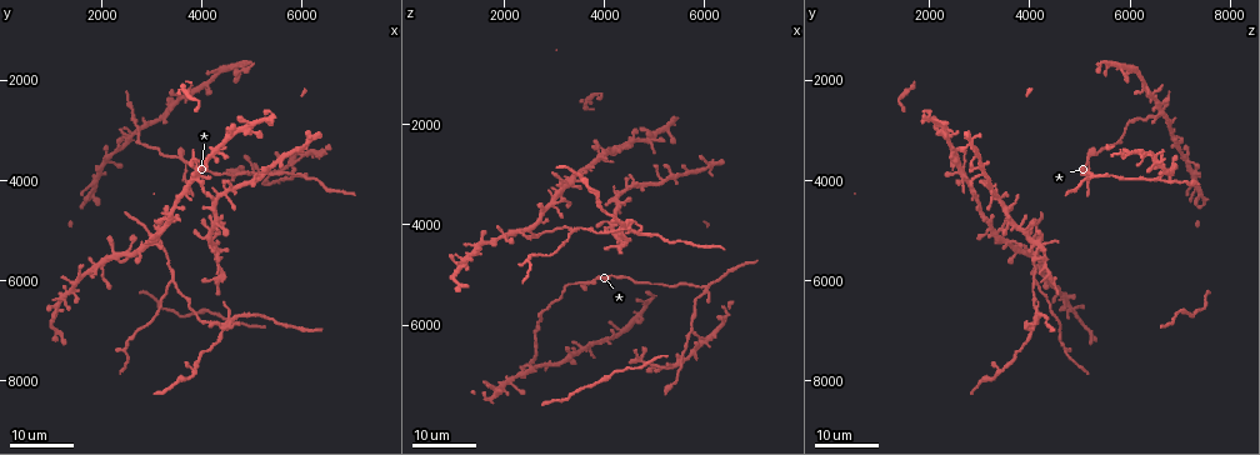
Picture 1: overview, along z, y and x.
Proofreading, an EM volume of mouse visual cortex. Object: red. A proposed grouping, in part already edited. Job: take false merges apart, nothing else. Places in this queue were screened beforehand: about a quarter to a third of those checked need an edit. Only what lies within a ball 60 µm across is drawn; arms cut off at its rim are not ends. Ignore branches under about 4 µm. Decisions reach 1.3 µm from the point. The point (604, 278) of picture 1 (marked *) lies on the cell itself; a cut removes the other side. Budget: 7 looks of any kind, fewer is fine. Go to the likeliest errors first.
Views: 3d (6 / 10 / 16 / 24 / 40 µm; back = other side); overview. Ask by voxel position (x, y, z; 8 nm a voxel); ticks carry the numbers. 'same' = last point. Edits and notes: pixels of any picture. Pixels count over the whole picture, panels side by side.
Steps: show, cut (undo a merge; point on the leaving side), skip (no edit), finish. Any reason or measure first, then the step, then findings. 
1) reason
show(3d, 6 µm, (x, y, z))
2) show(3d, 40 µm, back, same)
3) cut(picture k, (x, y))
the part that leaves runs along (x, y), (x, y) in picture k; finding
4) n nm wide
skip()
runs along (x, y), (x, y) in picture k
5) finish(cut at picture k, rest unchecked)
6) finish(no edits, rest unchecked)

four arms meet
show(3d, 16 µm, (6000, 3900, 5250))

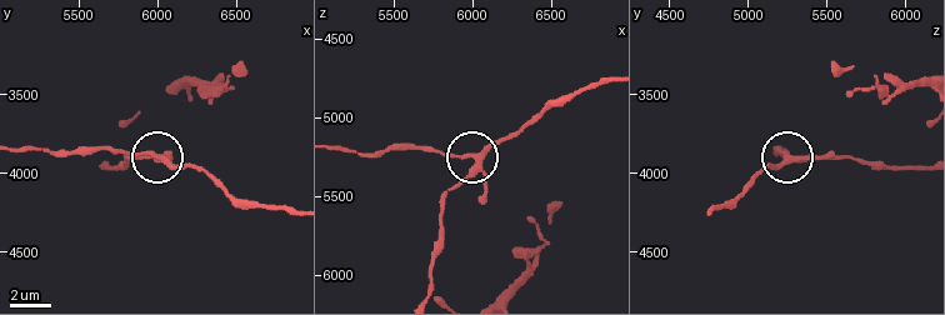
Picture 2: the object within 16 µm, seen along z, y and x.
show(3d, 10 µm, (6060, 3940, 5240))

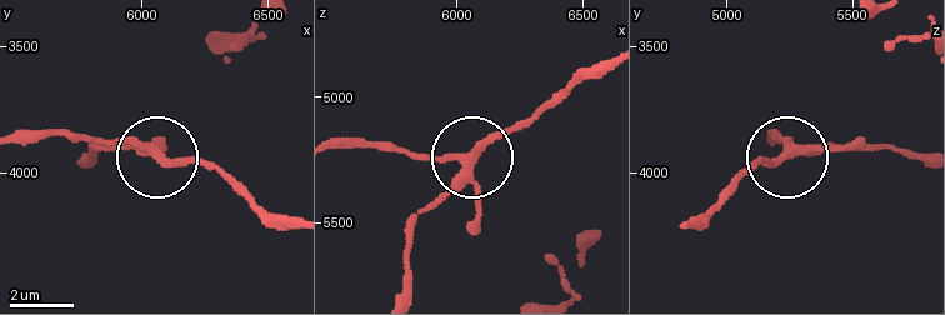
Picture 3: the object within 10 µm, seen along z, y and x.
4 arms
skip()
continuous, no second cell

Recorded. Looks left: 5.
branch point
show(3d, 24 µm, (3700, 3600, 5150))

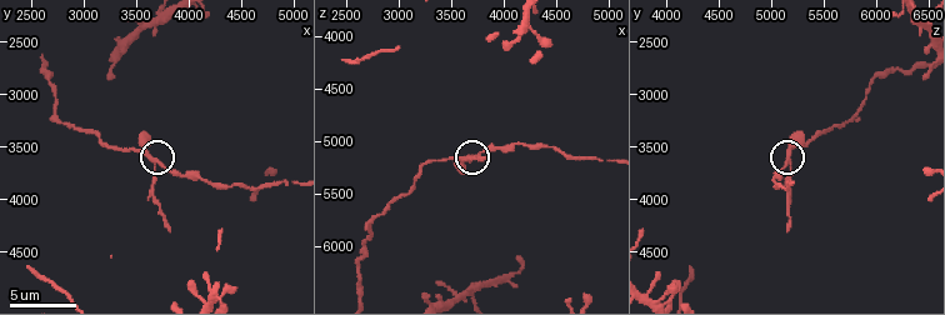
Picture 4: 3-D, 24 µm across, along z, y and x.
show(3d, 10 µm, (3700, 3660, 5160))

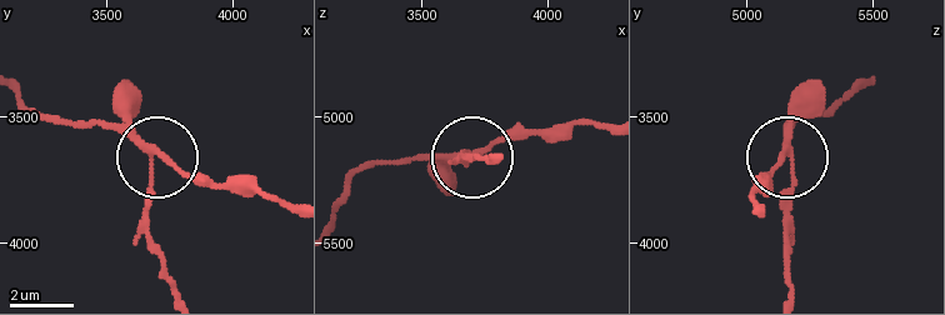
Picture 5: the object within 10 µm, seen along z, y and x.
side arm 88 µm
cut(picture 5, (115, 95))
the part that leaves runs along (141, 140), (149, 243), (170, 291) in picture 5; a second cell is stuck on

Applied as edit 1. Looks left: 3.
looks like a crossing
show(3d, 24 µm, (4600, 4100, 3150))

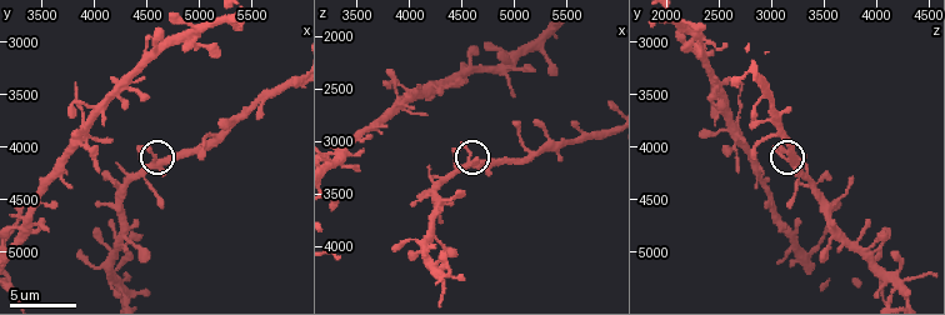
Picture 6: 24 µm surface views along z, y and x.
show(3d, 6 µm, (4580, 4140, 3120))

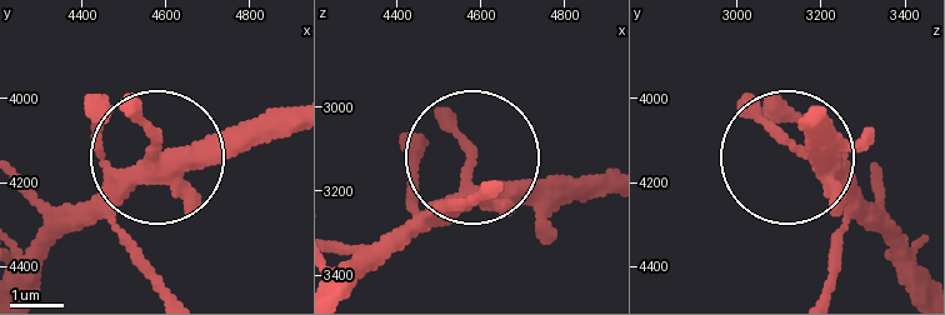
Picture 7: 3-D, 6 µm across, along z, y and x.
300 nm wide
skip()
continuous, no second cell

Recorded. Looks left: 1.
finish(cut at picture 5, rest unchecked)

